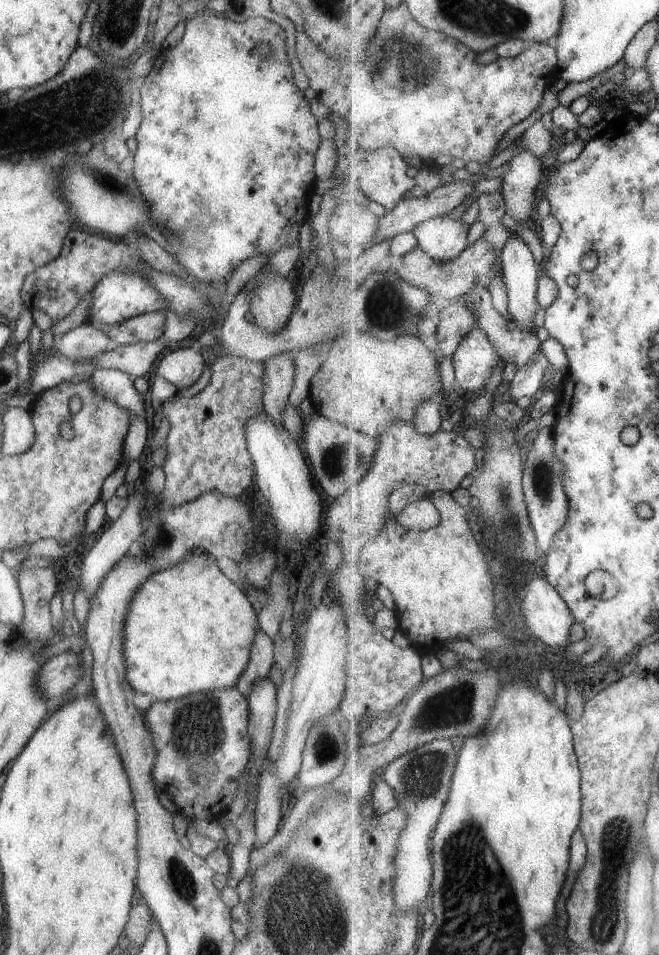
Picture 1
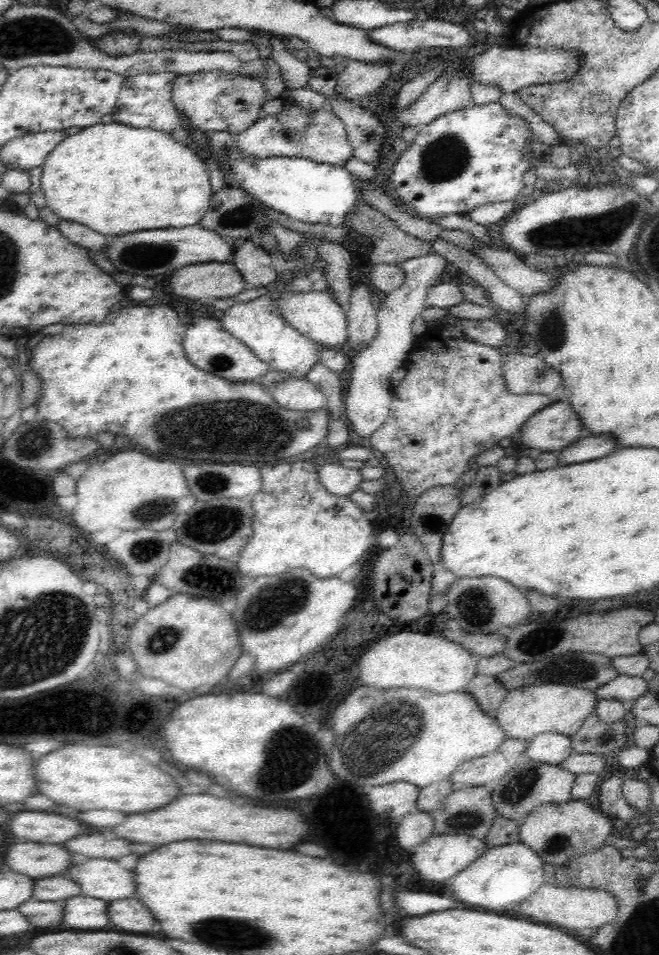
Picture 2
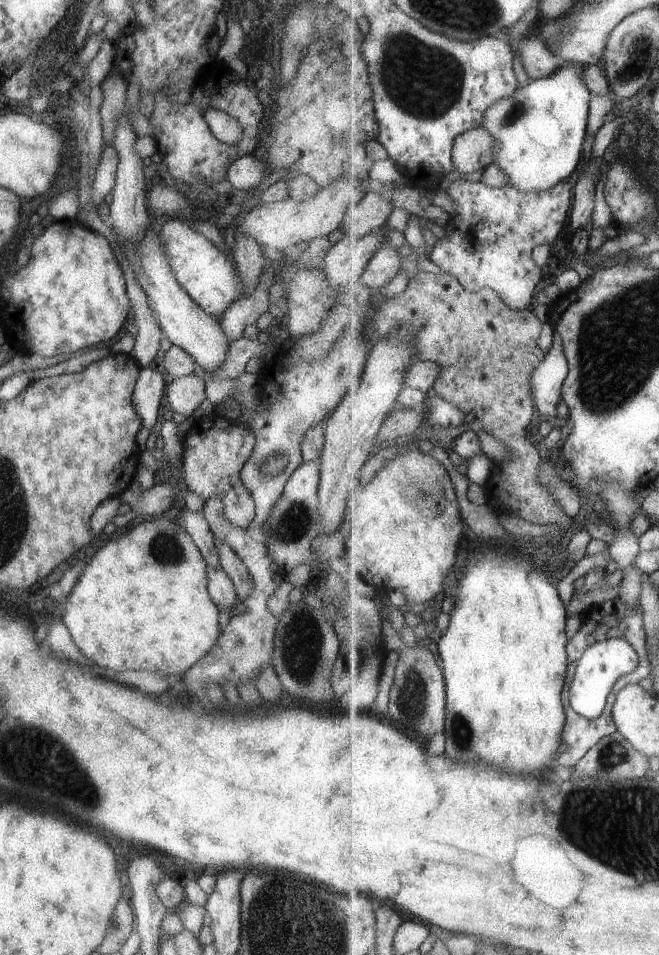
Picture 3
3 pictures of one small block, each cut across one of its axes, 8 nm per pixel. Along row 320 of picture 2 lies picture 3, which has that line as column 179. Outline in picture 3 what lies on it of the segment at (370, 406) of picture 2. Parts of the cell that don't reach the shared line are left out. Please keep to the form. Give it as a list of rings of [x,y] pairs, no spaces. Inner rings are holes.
[[[191,374],[175,377],[168,385],[165,398],[173,412],[188,417],[193,410],[205,400],[203,379],[200,375]]]

